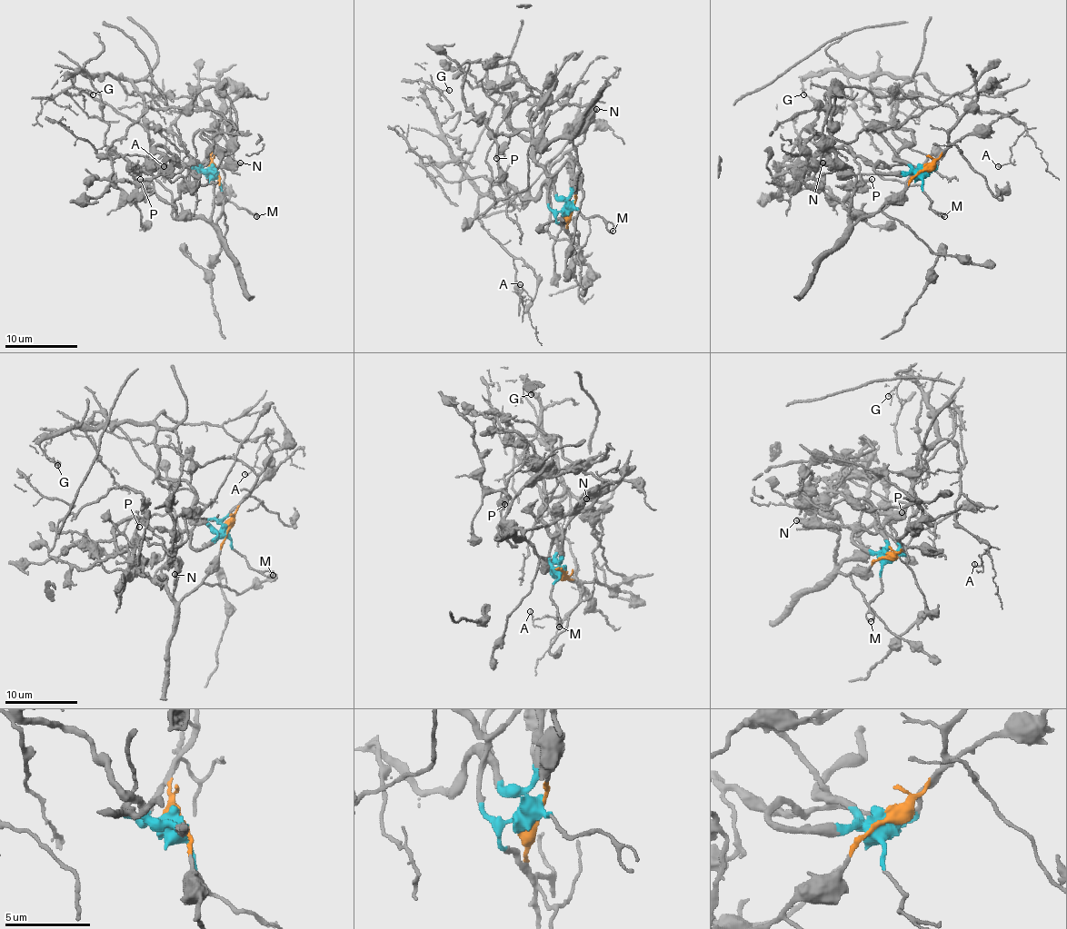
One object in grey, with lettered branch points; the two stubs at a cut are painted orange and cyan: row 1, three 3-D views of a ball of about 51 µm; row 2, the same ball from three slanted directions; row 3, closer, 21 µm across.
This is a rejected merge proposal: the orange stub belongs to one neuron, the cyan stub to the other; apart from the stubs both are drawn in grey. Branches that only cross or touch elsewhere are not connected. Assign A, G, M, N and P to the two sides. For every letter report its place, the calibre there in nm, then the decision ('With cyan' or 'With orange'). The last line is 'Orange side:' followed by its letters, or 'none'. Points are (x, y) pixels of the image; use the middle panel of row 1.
A: Place: (520, 284). Thickness 130 nm. With cyan
G: Place: (449, 90). Thickness 140 nm. With cyan
M: Place: (613, 231). Thickness 160 nm. With cyan
N: Place: (596, 109). Thickness 340 nm. With orange
P: Place: (496, 158). Thickness 240 nm. With orange
Orange side: N, P

